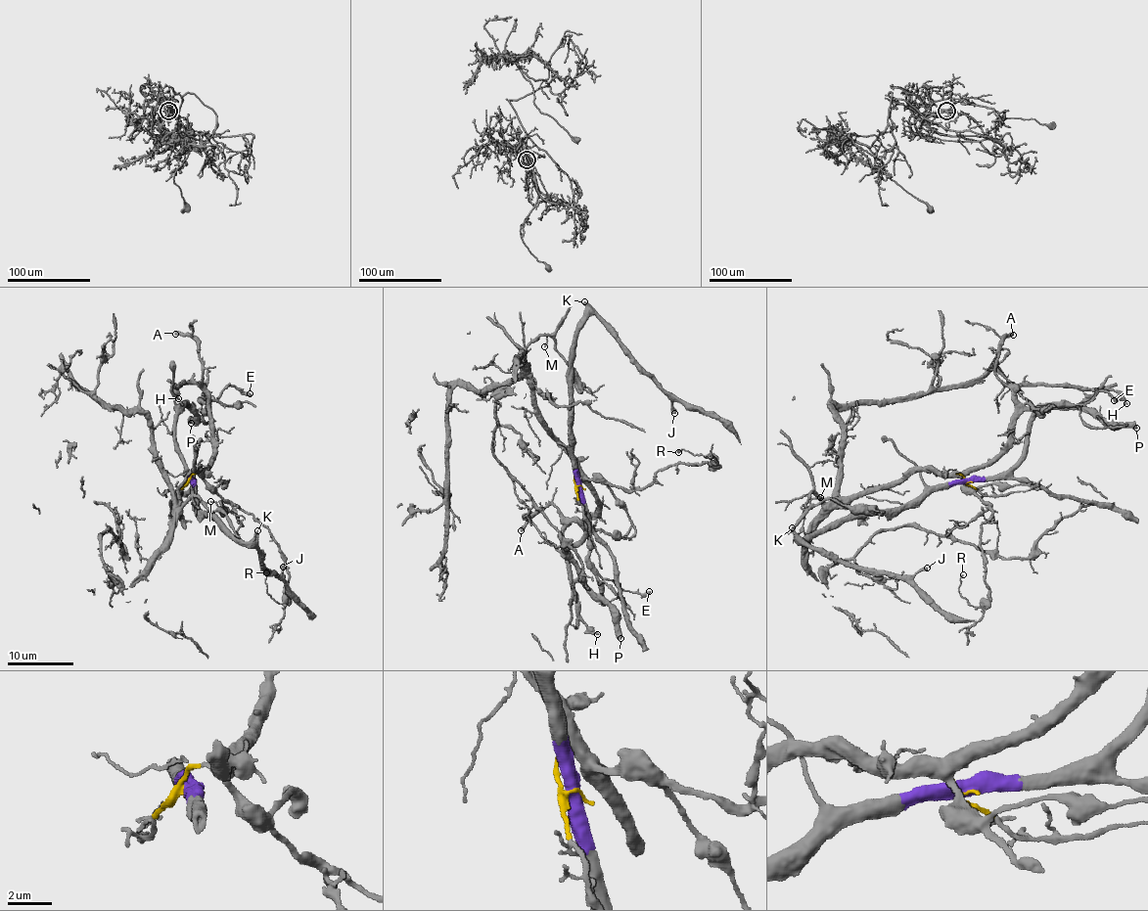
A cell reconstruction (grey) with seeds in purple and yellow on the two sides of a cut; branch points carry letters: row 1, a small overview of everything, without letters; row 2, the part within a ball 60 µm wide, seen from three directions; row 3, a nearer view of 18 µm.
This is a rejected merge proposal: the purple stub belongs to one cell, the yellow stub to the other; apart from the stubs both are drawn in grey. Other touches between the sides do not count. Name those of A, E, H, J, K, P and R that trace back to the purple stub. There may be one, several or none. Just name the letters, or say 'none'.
J, K, P

